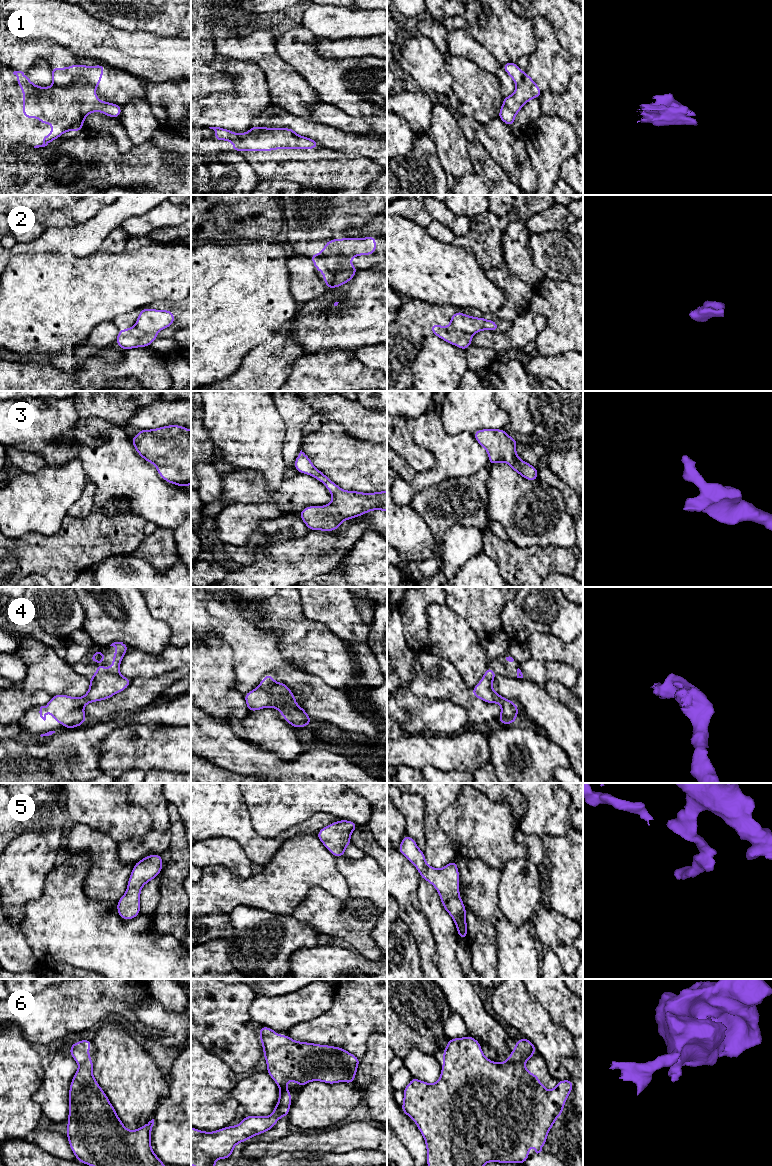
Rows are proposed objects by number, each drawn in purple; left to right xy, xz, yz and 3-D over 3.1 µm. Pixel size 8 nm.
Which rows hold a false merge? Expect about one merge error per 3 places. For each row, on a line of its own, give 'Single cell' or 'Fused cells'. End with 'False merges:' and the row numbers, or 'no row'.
1: Fused cells
2: Fused cells
3: Single cell
4: Single cell
5: Single cell
6: Fused cells
False merges: 1, 2, 6

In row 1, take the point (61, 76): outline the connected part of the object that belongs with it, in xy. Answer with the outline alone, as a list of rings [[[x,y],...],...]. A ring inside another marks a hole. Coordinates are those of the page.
[[[81,64],[72,65],[65,68],[50,68],[54,85],[66,86],[75,81],[84,80],[98,86],[105,70],[103,64],[97,66],[85,66]]]

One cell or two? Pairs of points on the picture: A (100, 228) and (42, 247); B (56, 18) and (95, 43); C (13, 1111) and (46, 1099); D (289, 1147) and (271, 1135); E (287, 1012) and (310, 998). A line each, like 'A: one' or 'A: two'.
A: one
B: one
C: two
D: two
E: one

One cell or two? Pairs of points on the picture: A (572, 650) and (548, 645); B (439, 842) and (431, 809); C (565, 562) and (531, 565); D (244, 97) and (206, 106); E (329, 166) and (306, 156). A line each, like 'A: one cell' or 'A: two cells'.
A: one cell
B: one cell
C: one cell
D: one cell
E: one cell

